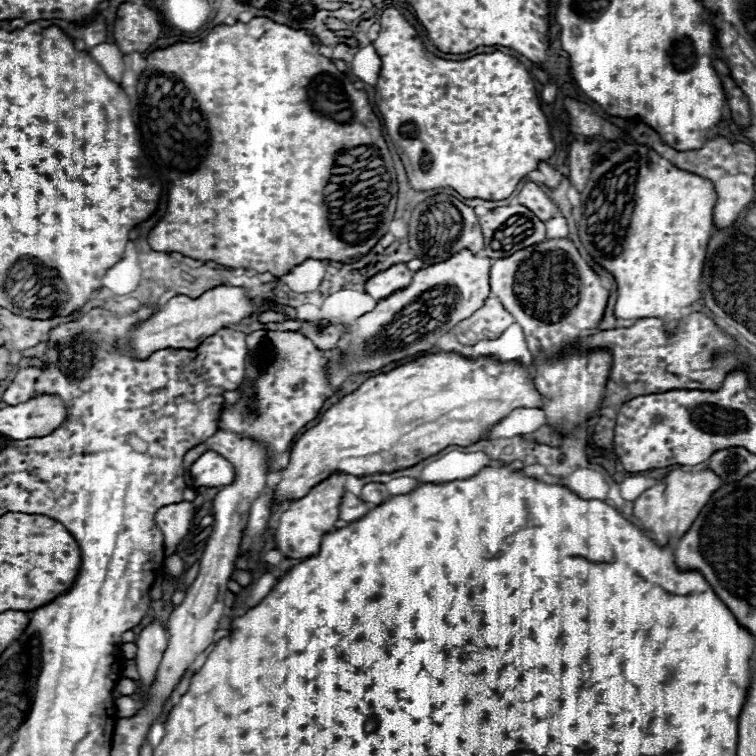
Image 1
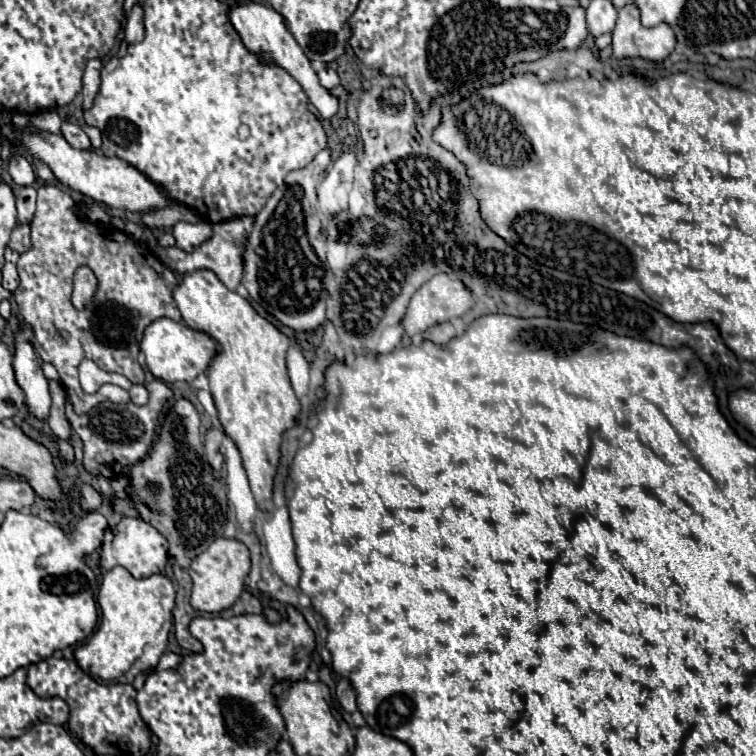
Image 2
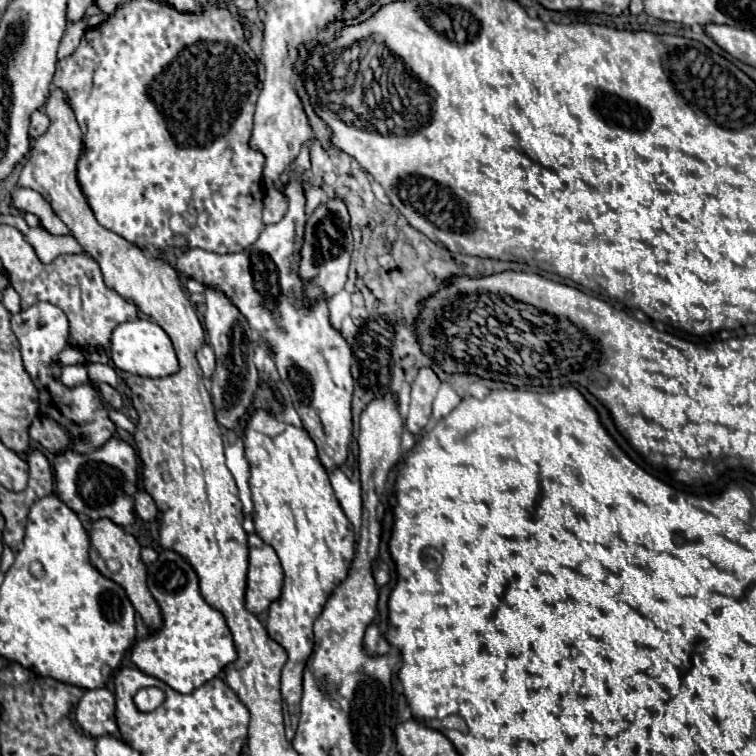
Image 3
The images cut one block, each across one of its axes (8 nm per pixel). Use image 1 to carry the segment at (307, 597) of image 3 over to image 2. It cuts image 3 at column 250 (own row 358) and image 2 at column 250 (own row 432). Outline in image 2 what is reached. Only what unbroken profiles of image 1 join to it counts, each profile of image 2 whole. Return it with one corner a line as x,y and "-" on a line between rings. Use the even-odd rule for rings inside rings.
196,270
196,272
184,274
178,286
174,288
172,298
176,306
180,308
184,322
190,328
210,334
220,344
220,352
216,354
216,358
212,360
208,368
210,390
218,408
220,424
224,426
228,436
236,440
236,446
240,448
254,500
258,508
264,508
264,502
272,498
272,480
280,460
282,432
296,424
296,416
300,410
300,402
292,390
292,384
286,372
286,352
288,352
290,340
274,324
262,318
246,298
242,298
238,292
228,290
212,270

